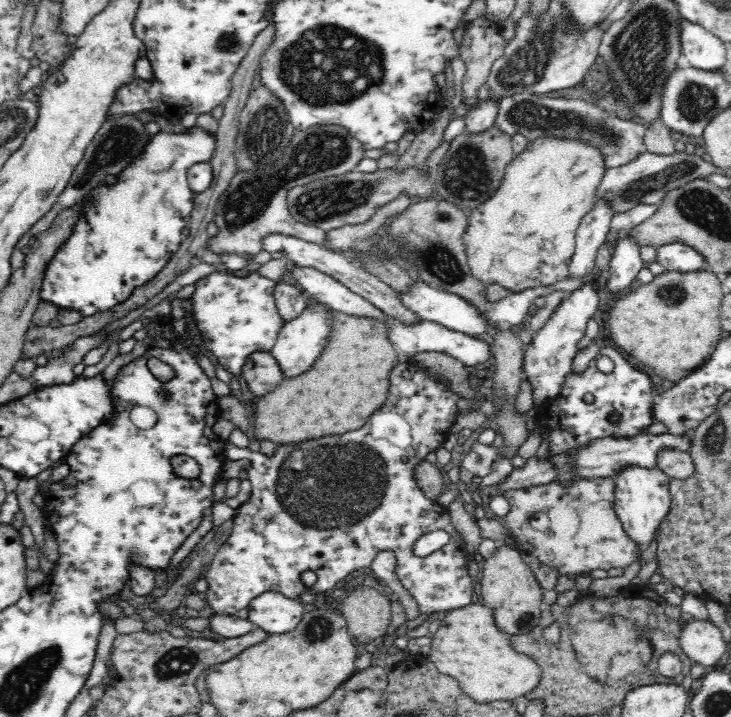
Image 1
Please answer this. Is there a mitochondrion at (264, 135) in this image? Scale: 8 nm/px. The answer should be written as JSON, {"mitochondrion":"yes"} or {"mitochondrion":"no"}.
{"mitochondrion":"yes"}

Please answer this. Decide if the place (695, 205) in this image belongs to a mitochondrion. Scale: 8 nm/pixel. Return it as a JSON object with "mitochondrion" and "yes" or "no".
{"mitochondrion":"yes"}

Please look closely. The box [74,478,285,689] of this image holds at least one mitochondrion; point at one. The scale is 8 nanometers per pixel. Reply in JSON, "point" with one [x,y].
{"point":[178,661]}

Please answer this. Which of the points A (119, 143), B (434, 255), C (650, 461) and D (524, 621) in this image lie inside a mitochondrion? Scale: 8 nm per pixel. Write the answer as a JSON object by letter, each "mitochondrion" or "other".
{"A":"mitochondrion","B":"mitochondrion","C":"other","D":"mitochondrion"}

